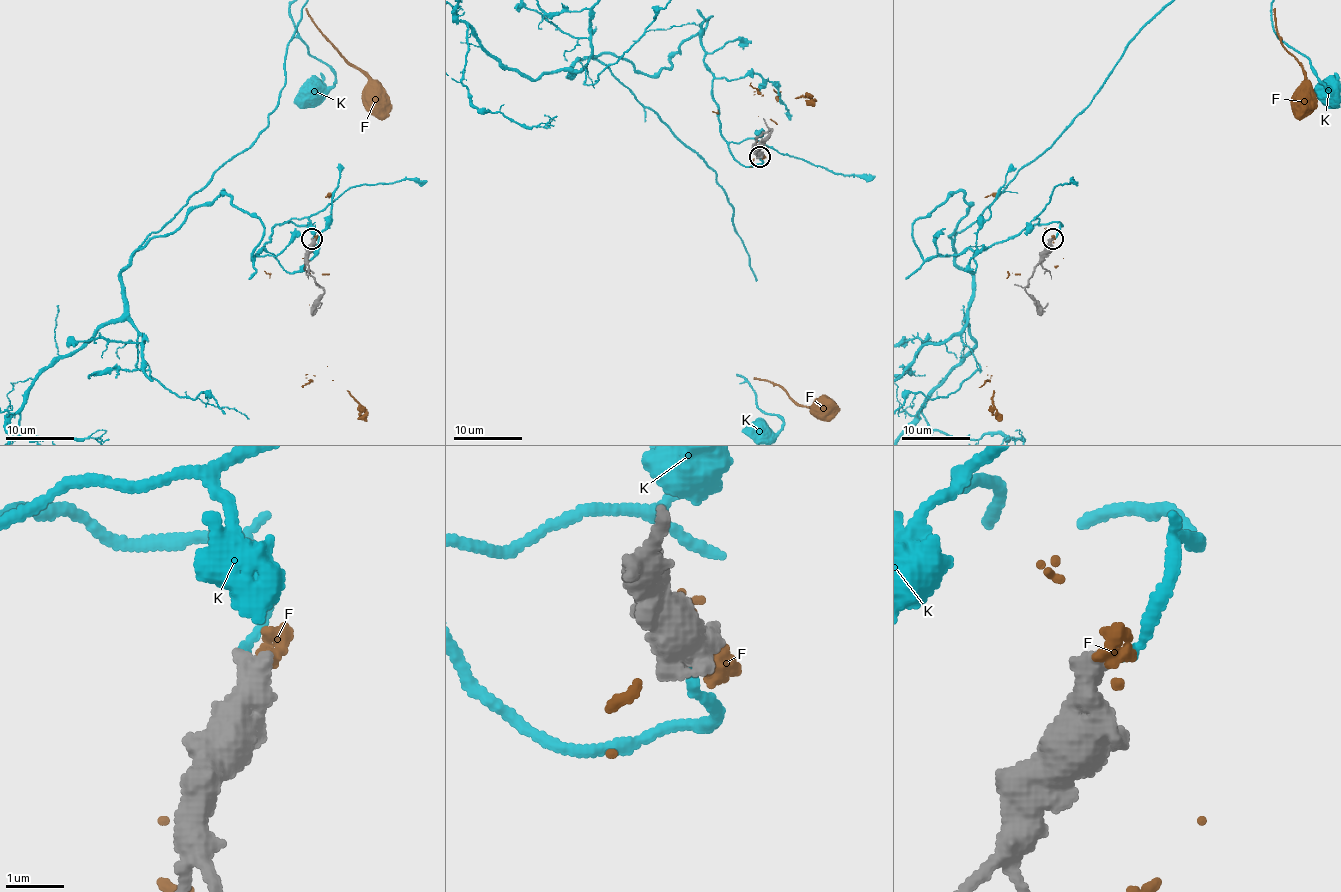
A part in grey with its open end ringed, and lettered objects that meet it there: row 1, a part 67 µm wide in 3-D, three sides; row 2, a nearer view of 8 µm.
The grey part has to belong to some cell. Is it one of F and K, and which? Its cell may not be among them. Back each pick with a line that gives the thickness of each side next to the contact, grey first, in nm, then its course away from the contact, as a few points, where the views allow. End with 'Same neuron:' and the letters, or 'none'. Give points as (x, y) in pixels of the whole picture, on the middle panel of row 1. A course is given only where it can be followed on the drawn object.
K: Thickness 500 nm (grey) against 160 nm. Its course: (760, 157), (720, 133), (712, 16), (657, 73), (597, 57), (732, 207), (758, 430)
Same neuron: K

